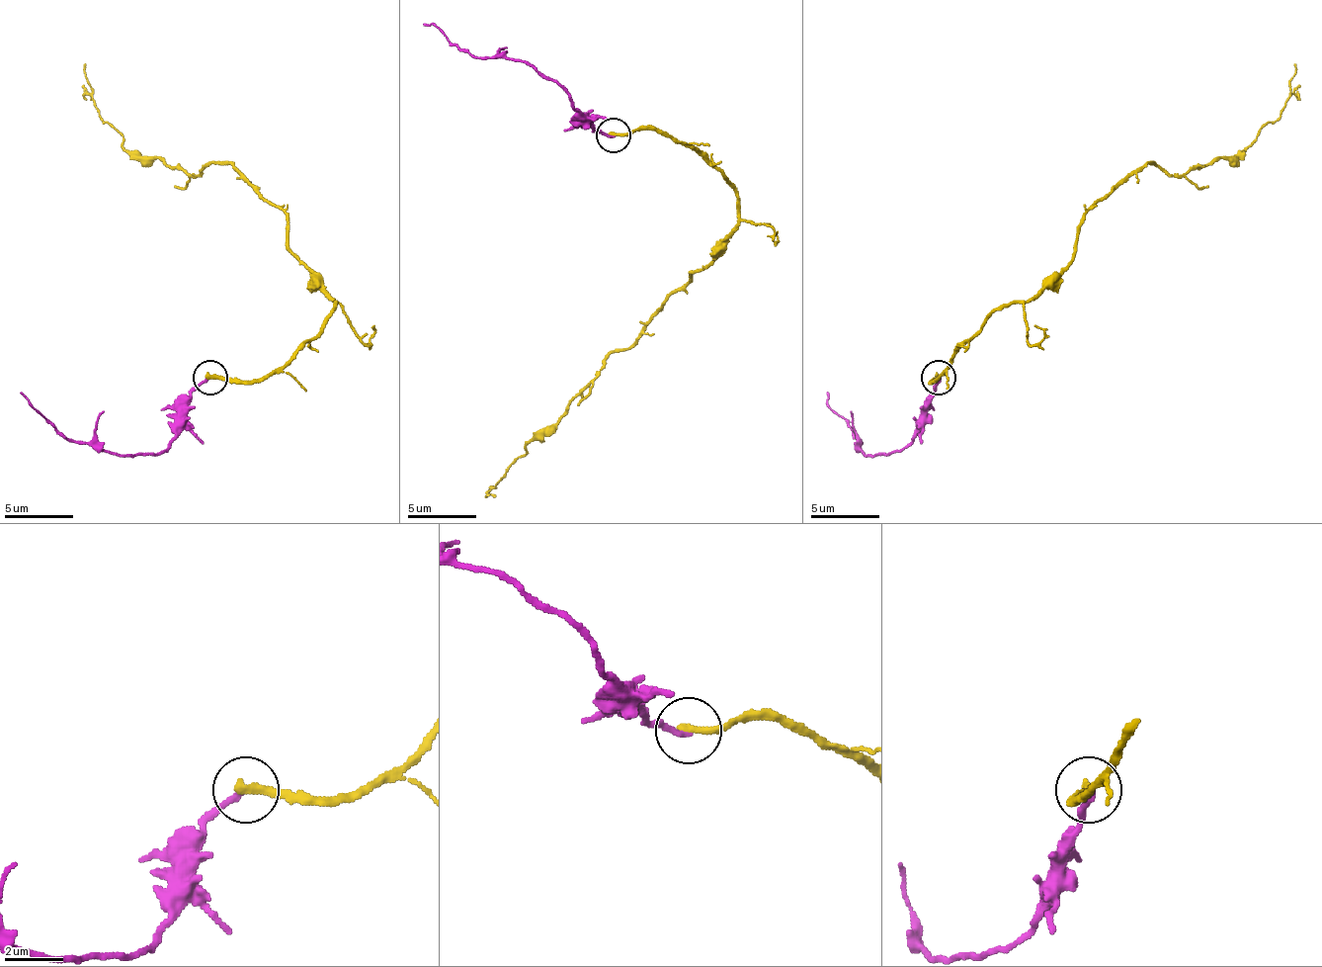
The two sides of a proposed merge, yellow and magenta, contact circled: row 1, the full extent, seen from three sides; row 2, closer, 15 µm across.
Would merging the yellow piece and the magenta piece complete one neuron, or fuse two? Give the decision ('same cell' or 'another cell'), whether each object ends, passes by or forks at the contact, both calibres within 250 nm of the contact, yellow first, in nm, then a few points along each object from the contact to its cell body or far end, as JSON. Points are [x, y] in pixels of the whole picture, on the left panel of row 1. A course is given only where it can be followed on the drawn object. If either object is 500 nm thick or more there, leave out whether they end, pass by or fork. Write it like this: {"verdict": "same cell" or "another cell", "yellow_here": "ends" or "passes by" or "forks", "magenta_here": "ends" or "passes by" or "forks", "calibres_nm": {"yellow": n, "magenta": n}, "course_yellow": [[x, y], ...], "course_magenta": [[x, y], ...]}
{"verdict": "another cell", "yellow_here": "ends", "magenta_here": "ends", "calibres_nm": {"yellow": 320, "magenta": 200}, "course_yellow": [[209, 378], [257, 382], [332, 296], [291, 251], [285, 214], [226, 162], [196, 176], [137, 158], [83, 63]], "course_magenta": [[209, 378], [186, 408], [186, 429], [165, 450], [151, 453], [121, 453], [69, 443], [21, 392]]}

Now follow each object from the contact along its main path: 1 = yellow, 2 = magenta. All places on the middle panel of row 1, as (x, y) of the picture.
1: (613, 135), (660, 129), (695, 145), (735, 194), (735, 231), (629, 344), (613, 351), (561, 416), (486, 491)
2: (613, 135), (589, 122), (554, 81), (524, 60), (472, 56), (431, 23), (424, 26)

